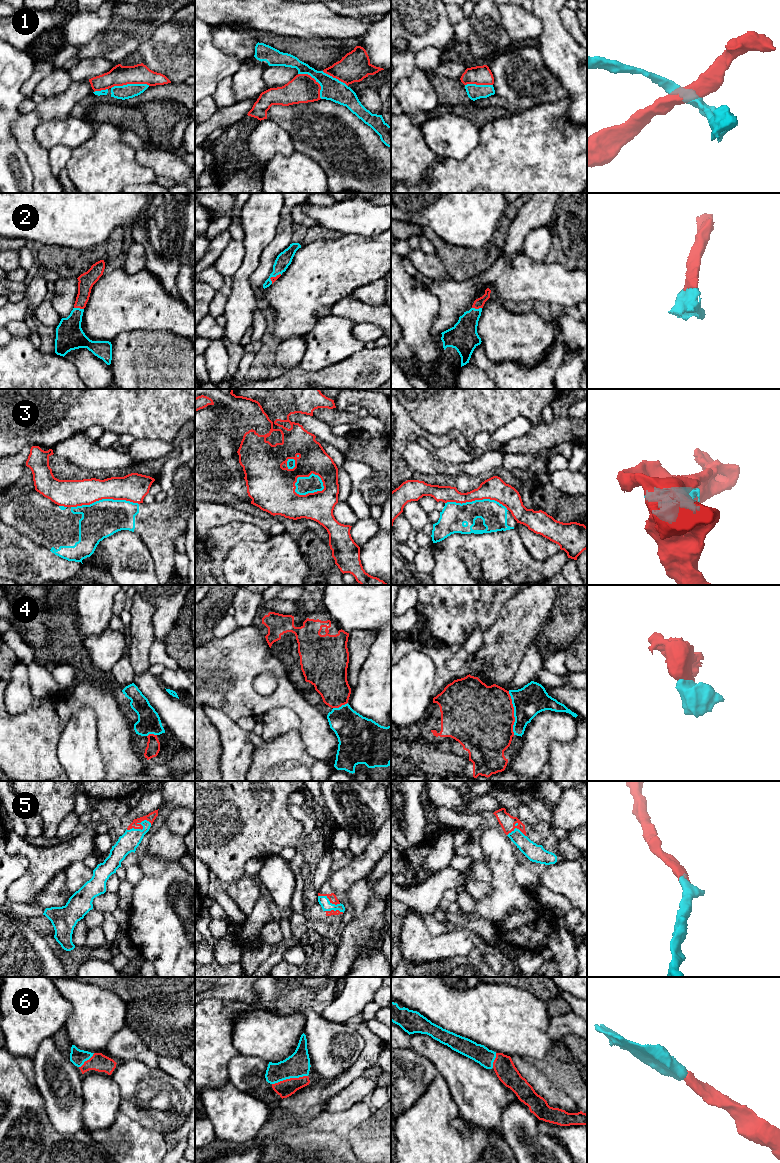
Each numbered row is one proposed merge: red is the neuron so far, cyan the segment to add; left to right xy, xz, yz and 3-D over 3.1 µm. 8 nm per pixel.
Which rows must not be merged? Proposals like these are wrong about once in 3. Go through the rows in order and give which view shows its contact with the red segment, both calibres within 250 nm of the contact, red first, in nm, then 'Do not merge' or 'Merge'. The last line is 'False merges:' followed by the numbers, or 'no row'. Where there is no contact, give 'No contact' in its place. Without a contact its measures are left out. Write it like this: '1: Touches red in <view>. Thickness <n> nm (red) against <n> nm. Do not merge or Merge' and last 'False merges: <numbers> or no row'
1: Touches red in xy. Thickness 160 nm (red) against 110 nm. Do not merge
2: Touches red in xy. Thickness 130 nm (red) against 220 nm. Merge
3: Touches red in xz. Thickness 320 nm (red) against 140 nm. Do not merge
4: Touches red in yz. Thickness 500 nm (red) against 240 nm. Merge
5: Touches red in xy. Thickness 70 nm (red) against 160 nm. Merge
6: Touches red in xz. Thickness 140 nm (red) against 190 nm. Merge
False merges: 1, 3

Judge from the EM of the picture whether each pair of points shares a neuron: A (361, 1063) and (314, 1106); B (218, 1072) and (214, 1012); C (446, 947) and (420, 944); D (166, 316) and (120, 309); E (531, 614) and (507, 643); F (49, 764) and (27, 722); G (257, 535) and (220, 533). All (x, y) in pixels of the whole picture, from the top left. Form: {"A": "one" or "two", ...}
{"A": "one", "B": "one", "C": "one", "D": "one", "E": "one", "F": "one", "G": "one"}

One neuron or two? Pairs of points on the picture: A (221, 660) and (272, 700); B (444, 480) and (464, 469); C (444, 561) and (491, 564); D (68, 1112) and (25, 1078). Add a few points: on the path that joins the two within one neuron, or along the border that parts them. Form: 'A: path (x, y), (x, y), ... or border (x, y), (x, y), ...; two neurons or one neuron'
A: path (230, 674), (258, 700); one neuron
B: border (428, 474), (475, 476); two neurons
C: path (454, 548), (458, 544), (472, 544), (479, 551); one neuron
D: border (33, 1065), (35, 1084), (46, 1110); two neurons

